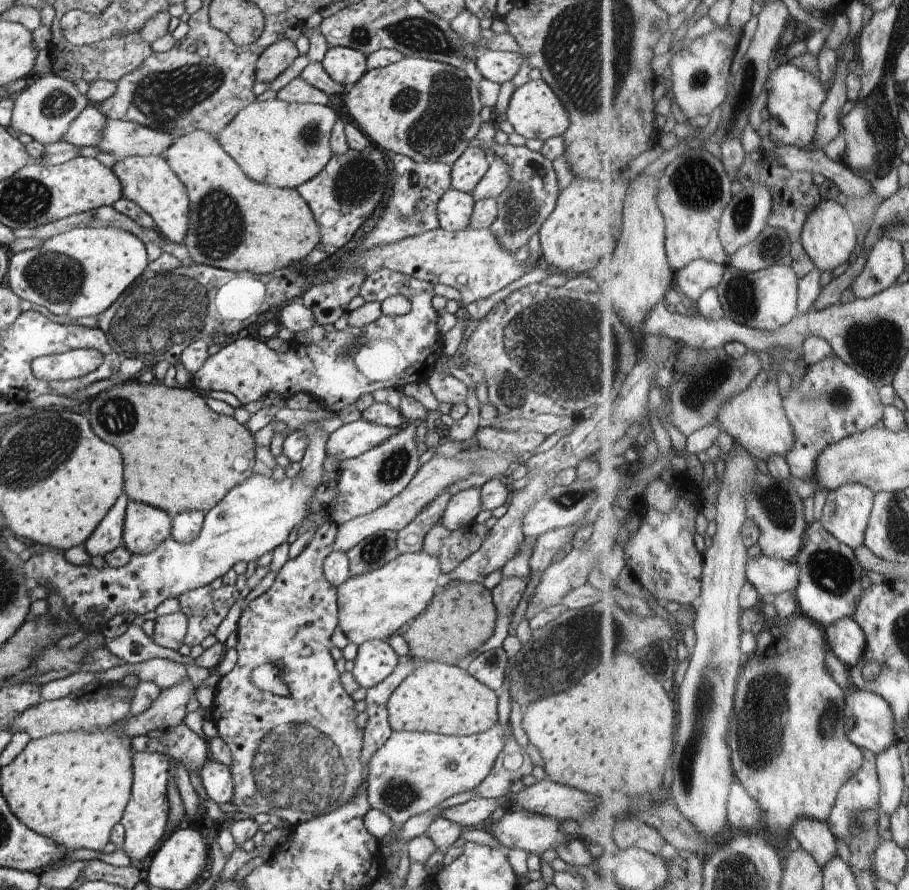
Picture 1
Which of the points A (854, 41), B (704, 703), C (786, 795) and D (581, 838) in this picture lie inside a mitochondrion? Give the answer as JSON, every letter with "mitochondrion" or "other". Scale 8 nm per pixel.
{"A":"other","B":"mitochondrion","C":"other","D":"other"}

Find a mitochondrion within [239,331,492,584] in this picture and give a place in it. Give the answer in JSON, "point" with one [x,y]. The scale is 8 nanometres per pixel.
{"point":[393,466]}

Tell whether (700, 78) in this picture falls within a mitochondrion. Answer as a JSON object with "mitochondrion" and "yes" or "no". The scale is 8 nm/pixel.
{"mitochondrion":"yes"}

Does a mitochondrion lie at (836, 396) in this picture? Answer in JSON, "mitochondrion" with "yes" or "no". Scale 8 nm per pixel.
{"mitochondrion":"yes"}

